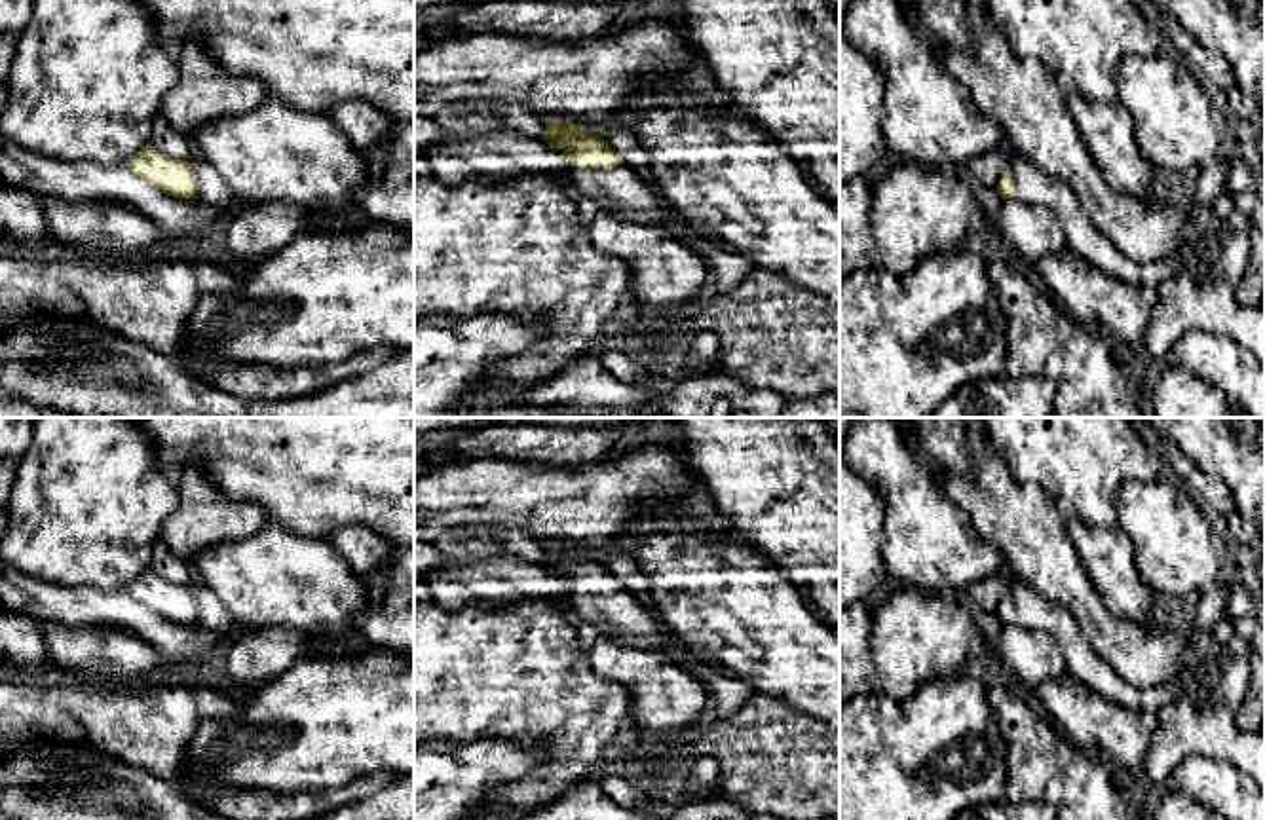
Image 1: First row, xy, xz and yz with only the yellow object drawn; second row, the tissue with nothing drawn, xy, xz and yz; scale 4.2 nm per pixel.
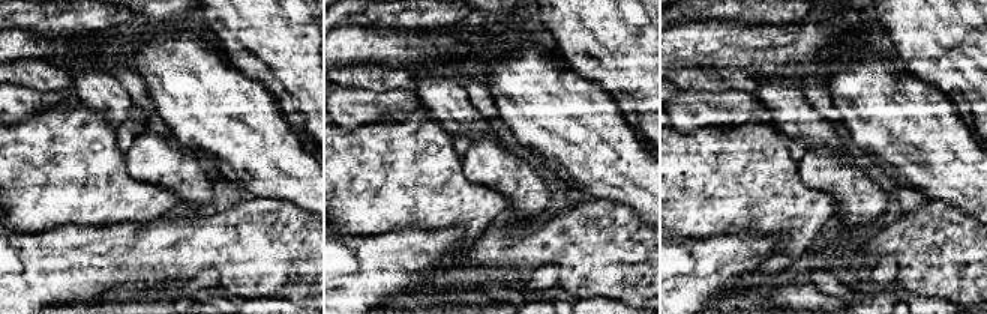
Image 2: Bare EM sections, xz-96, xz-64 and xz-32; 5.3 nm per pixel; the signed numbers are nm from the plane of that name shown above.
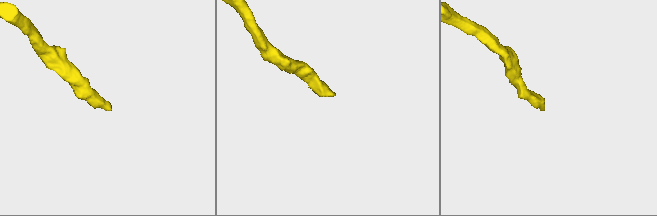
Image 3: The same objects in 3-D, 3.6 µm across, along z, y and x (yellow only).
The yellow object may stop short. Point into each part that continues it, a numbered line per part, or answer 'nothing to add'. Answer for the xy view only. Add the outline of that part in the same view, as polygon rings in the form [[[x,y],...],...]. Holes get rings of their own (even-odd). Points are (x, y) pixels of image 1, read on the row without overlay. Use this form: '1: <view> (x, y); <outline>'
nothing to add

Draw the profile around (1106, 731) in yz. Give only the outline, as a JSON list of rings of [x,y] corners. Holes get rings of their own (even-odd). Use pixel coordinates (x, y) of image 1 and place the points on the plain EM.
[[[1066,674],[1031,689],[1060,733],[1086,755],[1136,780],[1155,733],[1155,714],[1130,710],[1088,691]]]

